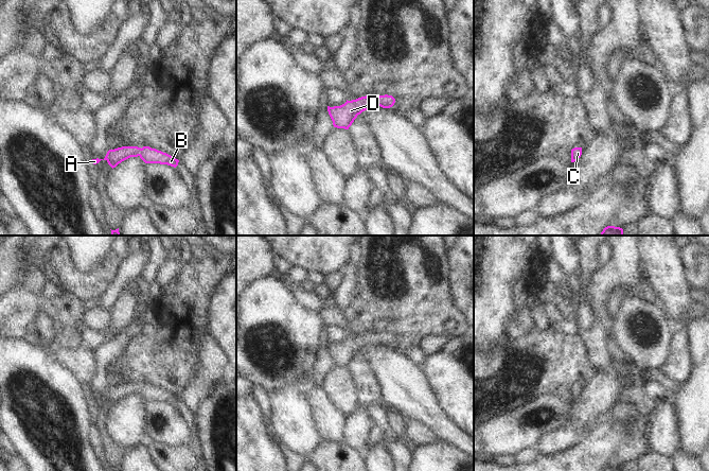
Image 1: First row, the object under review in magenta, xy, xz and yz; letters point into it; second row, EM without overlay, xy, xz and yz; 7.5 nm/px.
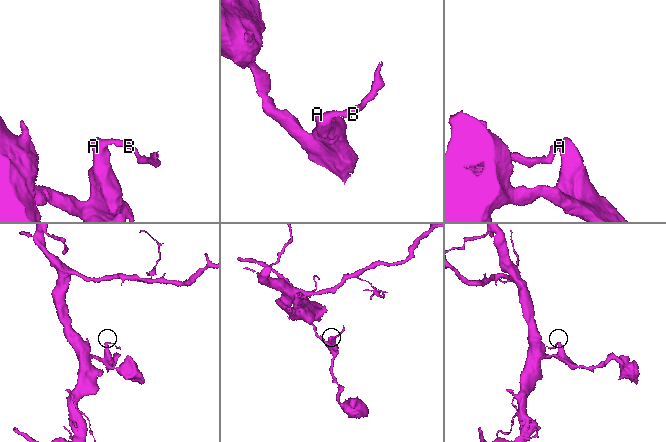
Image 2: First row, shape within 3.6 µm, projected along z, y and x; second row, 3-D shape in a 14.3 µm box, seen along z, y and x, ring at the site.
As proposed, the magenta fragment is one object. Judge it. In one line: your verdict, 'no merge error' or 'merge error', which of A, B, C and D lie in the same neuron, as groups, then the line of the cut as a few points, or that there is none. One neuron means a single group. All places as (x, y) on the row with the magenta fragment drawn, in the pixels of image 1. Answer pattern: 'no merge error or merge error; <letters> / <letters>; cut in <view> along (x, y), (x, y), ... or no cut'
no merge error; A B C D; no cut

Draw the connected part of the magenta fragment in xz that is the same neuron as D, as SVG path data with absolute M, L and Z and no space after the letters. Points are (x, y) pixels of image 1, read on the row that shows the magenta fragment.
M366 95L352 101L347 100L340 106L327 106L327 111L334 127L349 129L357 116L362 111L374 109L377 106L390 108L394 103L395 99L392 95Z

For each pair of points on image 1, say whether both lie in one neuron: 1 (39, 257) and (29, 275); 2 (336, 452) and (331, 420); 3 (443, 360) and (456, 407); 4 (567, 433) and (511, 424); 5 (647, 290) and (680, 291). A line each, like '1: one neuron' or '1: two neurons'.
1: two neurons
2: two neurons
3: one neuron
4: two neurons
5: two neurons

